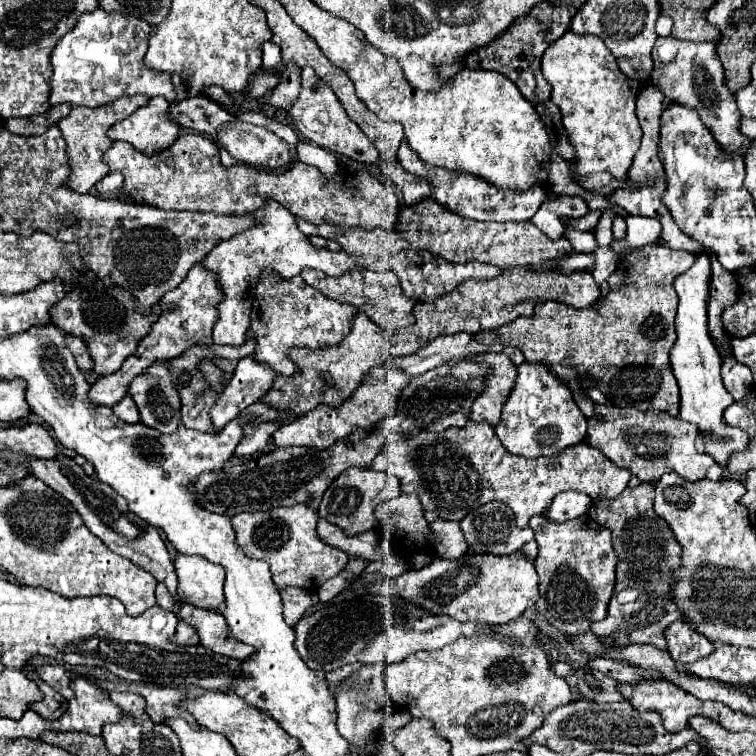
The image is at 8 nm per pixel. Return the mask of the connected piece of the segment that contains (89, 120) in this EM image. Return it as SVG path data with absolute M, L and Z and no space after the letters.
M123 96L119 100L107 102L103 106L97 108L85 108L85 106L75 106L71 108L69 116L61 118L57 122L59 130L63 132L63 138L67 142L67 154L69 154L69 166L71 166L71 188L85 194L89 192L107 172L107 164L103 162L103 154L105 150L113 144L113 140L107 136L107 130L117 122L127 118L129 114L133 114L139 106L145 106L149 102L149 98L145 96Z

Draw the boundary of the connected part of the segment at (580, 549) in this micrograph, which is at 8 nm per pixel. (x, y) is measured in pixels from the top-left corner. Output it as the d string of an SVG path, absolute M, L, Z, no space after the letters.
M543 516L531 518L531 528L539 544L535 568L539 574L539 602L537 612L545 616L557 630L567 634L585 634L591 622L607 616L607 606L615 586L615 552L611 546L611 532L583 516L563 524L549 522Z

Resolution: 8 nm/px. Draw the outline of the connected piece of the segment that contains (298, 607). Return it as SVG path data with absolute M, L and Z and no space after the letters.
M299 586L279 588L279 594L283 600L283 616L289 626L297 624L303 618L303 614L319 602L315 590L307 590L307 588L299 588Z

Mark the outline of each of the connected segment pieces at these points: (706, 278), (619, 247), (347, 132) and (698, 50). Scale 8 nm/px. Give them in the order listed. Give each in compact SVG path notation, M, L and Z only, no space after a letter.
M697 252L693 266L675 278L673 286L679 296L679 308L675 316L677 340L671 348L671 366L679 384L681 408L679 418L697 424L703 434L723 436L725 444L705 444L705 452L715 458L719 466L727 464L729 454L739 452L747 446L747 436L739 428L729 428L723 422L723 410L733 404L733 396L725 390L721 380L721 356L707 328L707 302L711 284L711 258L707 252Z
M629 216L626 218L627 231L625 238L613 240L609 246L613 252L623 254L625 250L637 250L643 246L663 244L661 236L661 222L643 216Z
M303 68L303 72L301 72L301 94L295 100L295 104L291 106L289 116L293 118L297 130L309 142L313 142L313 144L317 144L329 152L343 154L351 160L363 162L363 164L379 164L377 148L373 148L373 144L365 138L365 134L357 128L357 124L353 124L353 120L349 120L345 108L341 106L341 102L333 94L333 90L317 78L313 68Z
M673 36L659 38L653 48L653 84L673 102L695 110L701 122L713 132L715 142L727 154L739 154L745 158L751 140L739 132L739 108L735 96L723 84L723 66L717 58L713 42L689 42Z

